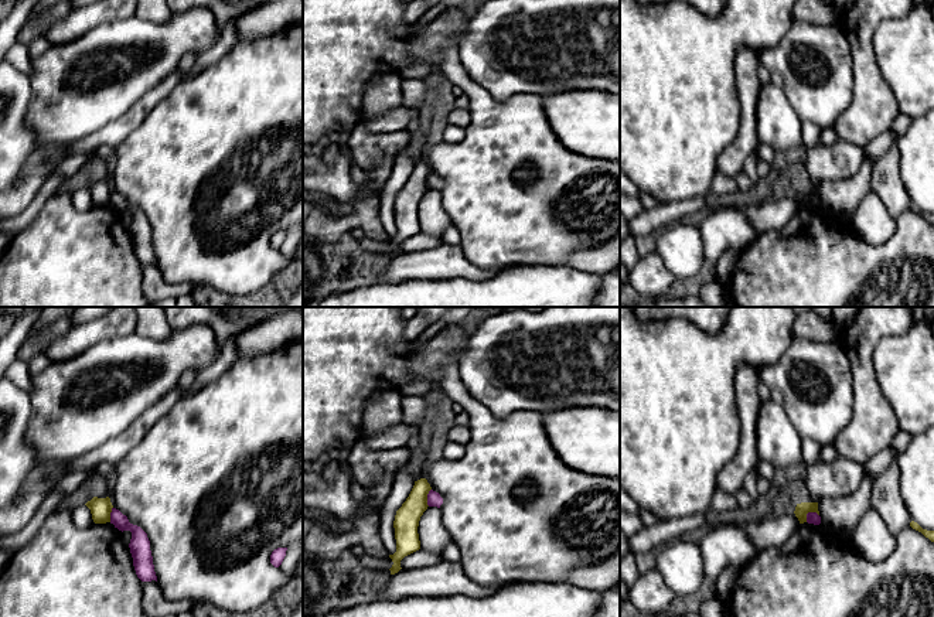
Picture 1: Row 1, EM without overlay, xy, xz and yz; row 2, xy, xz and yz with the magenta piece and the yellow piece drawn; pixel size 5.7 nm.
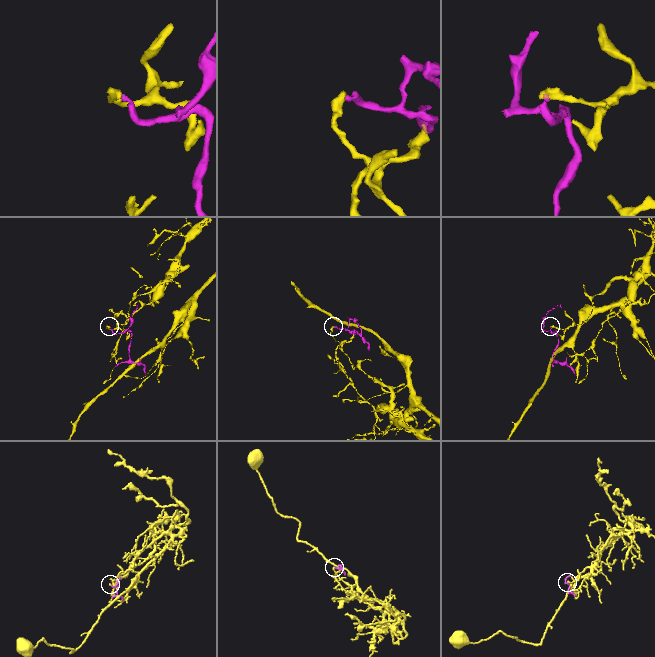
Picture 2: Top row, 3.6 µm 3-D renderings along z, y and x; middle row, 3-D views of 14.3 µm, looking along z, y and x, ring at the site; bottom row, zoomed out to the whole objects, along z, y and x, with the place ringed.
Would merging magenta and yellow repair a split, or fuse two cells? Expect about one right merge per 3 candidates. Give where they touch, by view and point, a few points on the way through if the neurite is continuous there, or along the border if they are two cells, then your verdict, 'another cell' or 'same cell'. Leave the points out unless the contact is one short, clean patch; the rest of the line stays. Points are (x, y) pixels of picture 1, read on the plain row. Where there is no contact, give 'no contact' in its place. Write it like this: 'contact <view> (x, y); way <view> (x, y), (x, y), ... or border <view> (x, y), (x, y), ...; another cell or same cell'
contact yz (808, 195); border yz (818, 198), (808, 195), (805, 204); another cell

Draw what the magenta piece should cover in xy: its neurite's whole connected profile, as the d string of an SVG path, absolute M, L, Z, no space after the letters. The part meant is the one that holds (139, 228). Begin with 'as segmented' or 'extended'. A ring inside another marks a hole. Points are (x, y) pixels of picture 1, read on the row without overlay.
as segmented; M112 191L110 207L122 215L132 215L129 231L137 260L142 265L157 265L147 217L140 209L130 207L127 200L116 191Z

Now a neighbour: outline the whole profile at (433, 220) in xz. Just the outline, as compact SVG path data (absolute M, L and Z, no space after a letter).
M427 190L417 209L420 231L427 235L442 238L451 219L443 208L442 195L437 190Z

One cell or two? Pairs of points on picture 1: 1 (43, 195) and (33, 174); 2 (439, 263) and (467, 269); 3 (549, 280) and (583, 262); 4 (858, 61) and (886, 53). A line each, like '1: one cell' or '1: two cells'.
1: two cells
2: one cell
3: two cells
4: two cells

